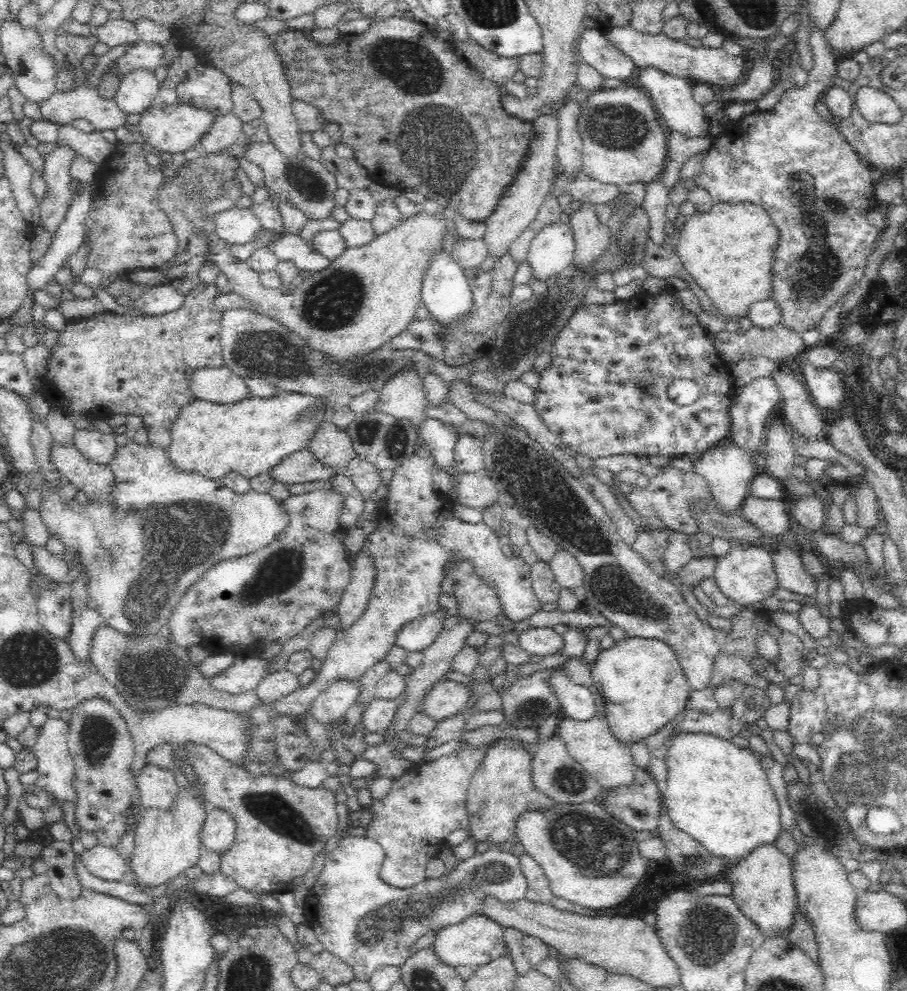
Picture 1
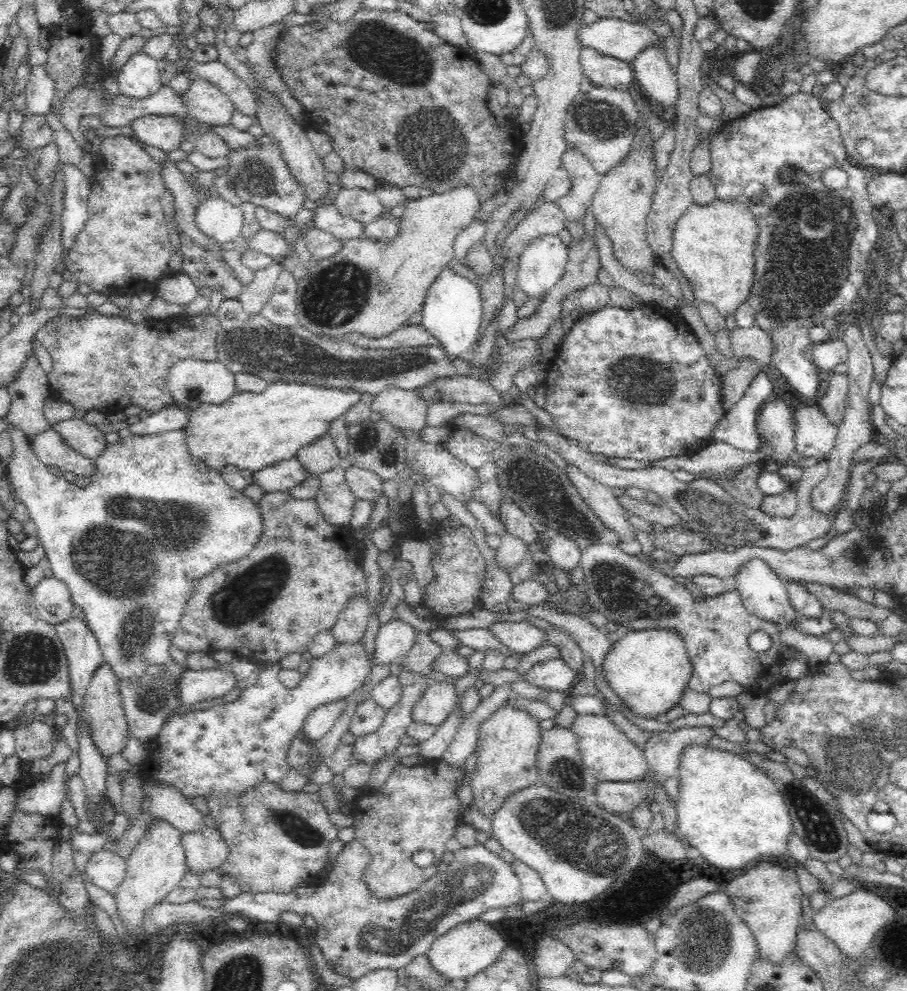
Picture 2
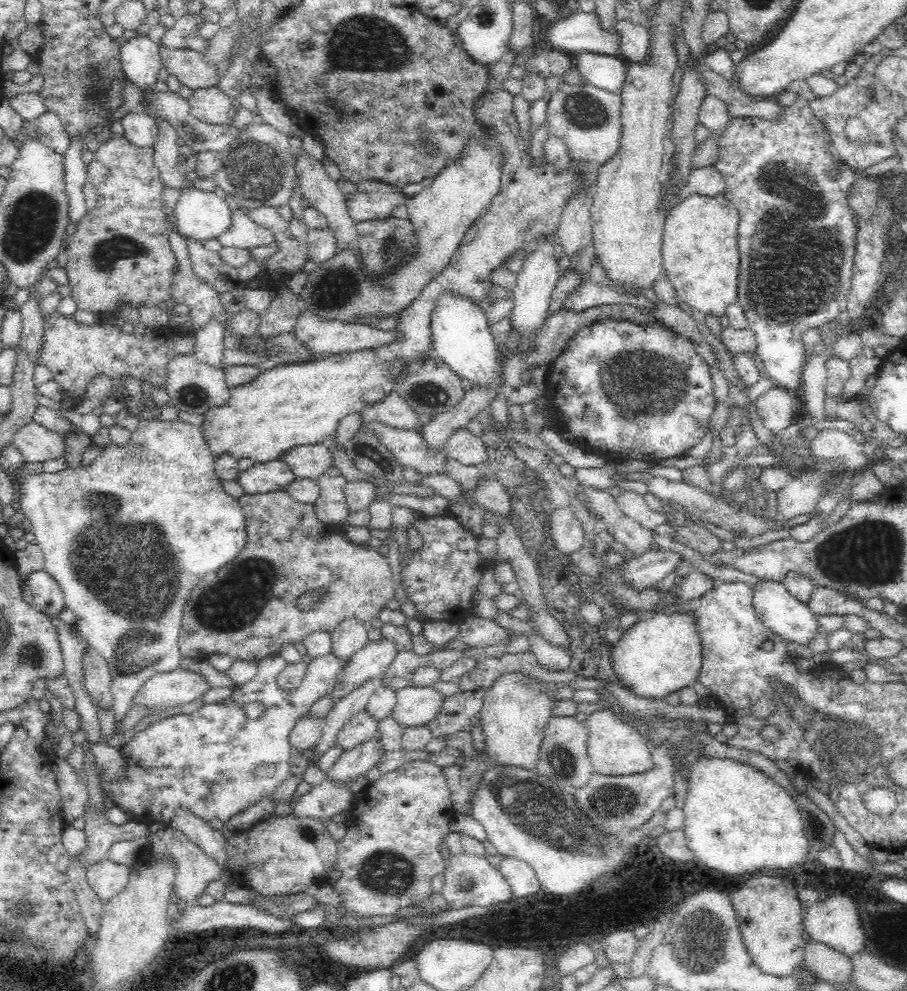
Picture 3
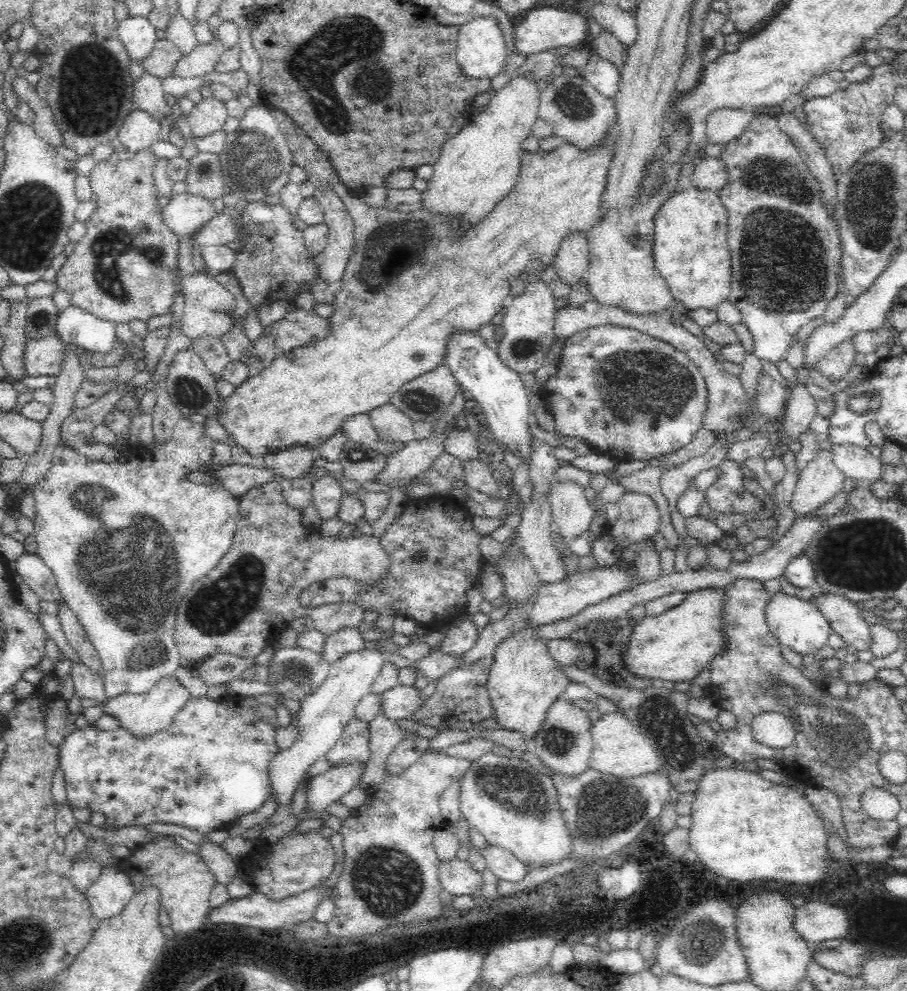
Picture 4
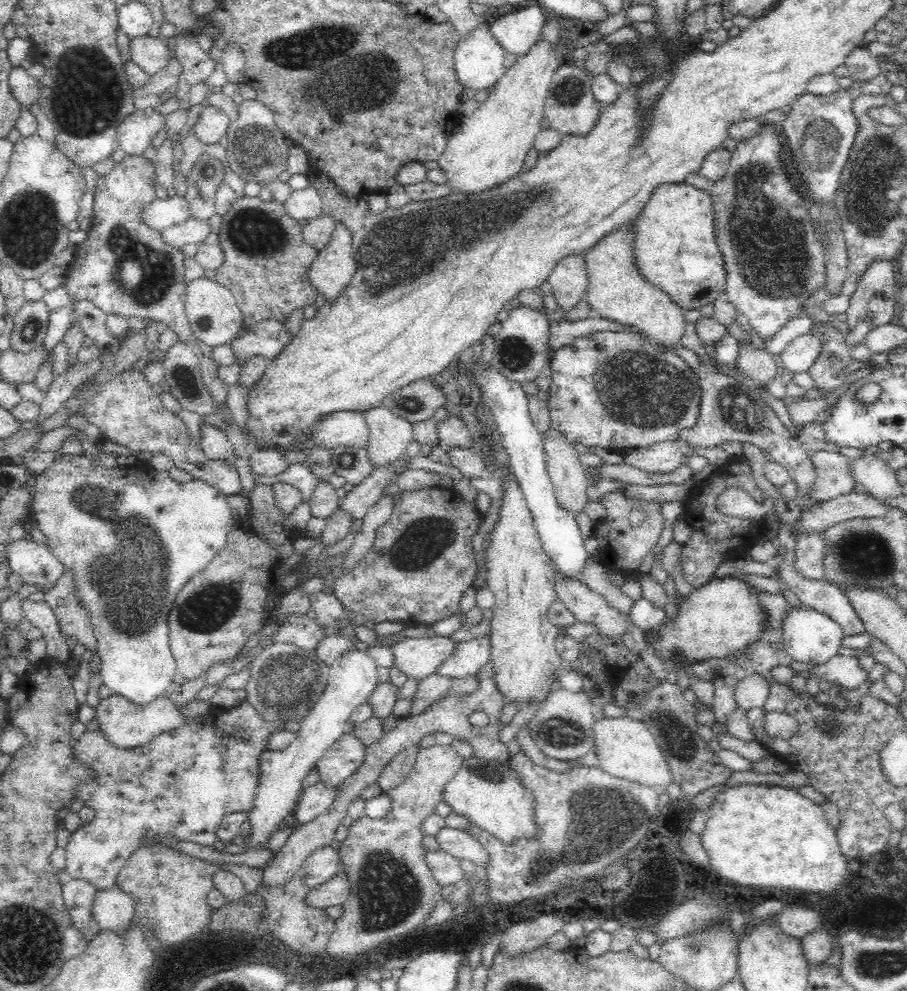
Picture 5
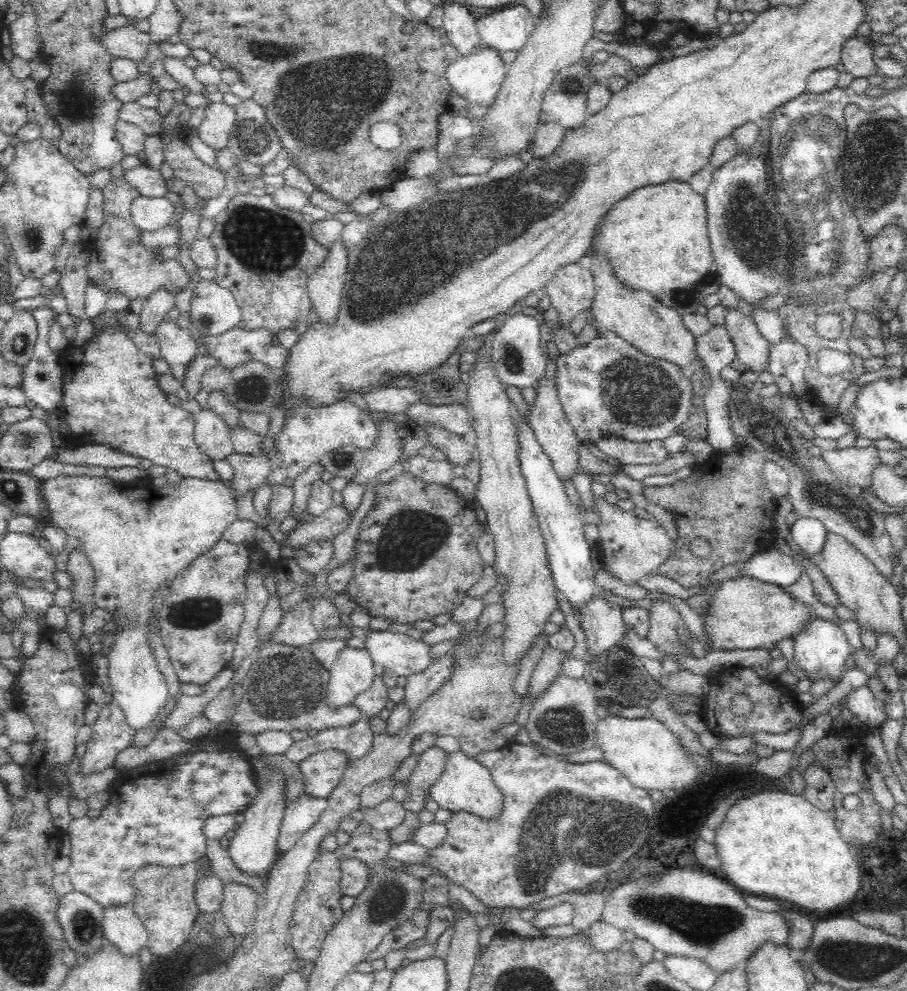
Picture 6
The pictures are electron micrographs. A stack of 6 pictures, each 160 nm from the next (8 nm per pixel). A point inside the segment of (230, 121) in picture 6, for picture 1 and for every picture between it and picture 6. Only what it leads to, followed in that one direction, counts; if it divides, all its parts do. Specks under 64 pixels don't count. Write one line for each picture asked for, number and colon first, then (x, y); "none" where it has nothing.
1: (205, 87)
2: (206, 103)
3: (210, 105)
4: (208, 116)
5: (211, 125)

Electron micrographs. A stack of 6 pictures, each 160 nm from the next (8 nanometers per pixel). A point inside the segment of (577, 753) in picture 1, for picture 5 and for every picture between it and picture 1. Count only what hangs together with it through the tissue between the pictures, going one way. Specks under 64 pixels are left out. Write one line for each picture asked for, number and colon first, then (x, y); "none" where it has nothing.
2: (611, 755)
3: (615, 749)
4: (620, 749)
5: (625, 748)

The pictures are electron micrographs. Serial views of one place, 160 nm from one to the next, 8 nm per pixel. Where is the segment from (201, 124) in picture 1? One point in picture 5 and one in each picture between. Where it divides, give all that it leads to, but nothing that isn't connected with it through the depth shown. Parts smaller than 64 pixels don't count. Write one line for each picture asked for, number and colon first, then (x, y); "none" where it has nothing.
2: (163, 132)
3: (140, 130)
4: (140, 130)
5: (134, 134)

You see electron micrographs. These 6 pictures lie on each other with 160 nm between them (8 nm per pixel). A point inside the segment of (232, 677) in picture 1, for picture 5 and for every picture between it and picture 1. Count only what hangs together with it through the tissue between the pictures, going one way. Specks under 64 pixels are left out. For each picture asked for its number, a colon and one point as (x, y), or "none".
2: (193, 686)
3: (164, 690)
4: (144, 714)
5: (125, 724)

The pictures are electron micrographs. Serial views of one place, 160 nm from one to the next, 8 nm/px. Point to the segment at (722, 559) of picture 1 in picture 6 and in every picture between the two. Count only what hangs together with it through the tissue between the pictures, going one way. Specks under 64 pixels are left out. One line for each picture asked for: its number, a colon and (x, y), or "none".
2: (763, 593)
3: (793, 620)
4: (797, 624)
5: (810, 636)
6: (822, 650)

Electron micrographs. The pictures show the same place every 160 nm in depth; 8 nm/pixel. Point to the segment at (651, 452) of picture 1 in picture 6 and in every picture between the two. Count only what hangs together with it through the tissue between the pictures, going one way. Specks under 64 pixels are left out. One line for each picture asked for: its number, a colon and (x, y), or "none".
2: (626, 382)
3: (623, 390)
4: (628, 394)
5: (615, 390)
6: (608, 387)

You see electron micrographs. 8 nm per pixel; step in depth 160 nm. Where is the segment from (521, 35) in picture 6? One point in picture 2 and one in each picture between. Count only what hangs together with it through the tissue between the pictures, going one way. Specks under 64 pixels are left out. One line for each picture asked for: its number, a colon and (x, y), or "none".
2: (612, 37)
3: (581, 32)
4: (545, 27)
5: (517, 32)

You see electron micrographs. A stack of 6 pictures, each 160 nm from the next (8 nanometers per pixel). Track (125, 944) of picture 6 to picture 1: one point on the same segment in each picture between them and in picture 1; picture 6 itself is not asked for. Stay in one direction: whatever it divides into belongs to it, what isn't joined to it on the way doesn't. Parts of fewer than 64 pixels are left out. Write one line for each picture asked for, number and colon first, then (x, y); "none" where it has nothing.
1: (102, 861)
2: (107, 870)
3: (107, 879)
4: (108, 895)
5: (113, 910)

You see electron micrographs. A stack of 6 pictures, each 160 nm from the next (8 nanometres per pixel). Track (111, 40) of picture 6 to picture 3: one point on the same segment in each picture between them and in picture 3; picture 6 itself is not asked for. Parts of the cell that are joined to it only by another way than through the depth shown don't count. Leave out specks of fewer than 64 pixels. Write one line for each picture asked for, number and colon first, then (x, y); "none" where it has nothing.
3: (188, 66)
4: (162, 59)
5: (150, 54)

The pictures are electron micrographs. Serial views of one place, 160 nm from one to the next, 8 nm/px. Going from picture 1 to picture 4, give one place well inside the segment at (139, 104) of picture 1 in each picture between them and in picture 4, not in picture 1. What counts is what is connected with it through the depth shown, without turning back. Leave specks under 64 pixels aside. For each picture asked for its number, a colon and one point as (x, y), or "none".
2: (140, 77)
3: (141, 64)
4: (137, 33)

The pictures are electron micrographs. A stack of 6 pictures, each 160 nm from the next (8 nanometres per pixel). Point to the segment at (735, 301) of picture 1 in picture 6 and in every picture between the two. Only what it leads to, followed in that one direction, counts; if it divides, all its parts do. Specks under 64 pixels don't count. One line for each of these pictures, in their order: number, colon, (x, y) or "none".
2: (713, 244)
3: (699, 251)
4: (690, 250)
5: (674, 248)
6: (656, 239)

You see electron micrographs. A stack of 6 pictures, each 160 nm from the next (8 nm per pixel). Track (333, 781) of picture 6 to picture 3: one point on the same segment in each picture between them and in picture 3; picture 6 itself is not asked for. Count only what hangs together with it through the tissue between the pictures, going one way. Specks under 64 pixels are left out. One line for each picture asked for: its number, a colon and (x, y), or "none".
3: (361, 727)
4: (353, 747)
5: (343, 758)

